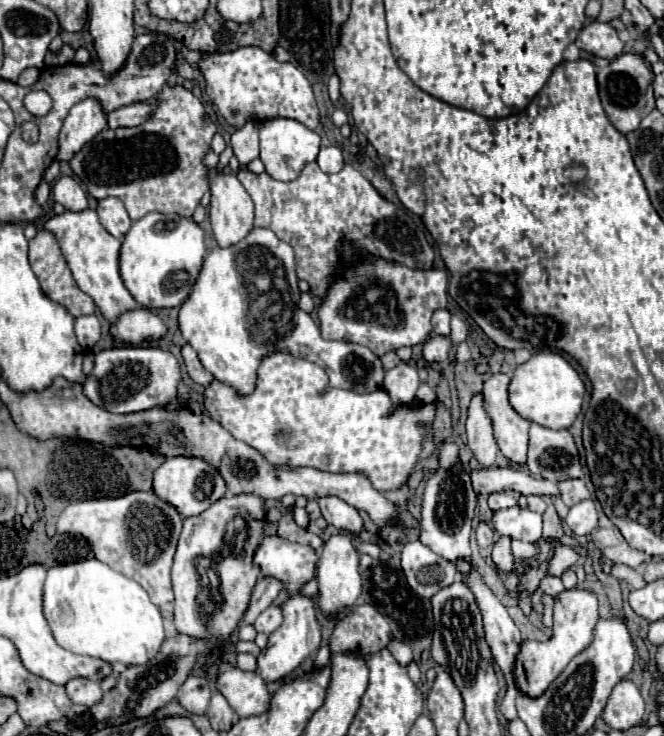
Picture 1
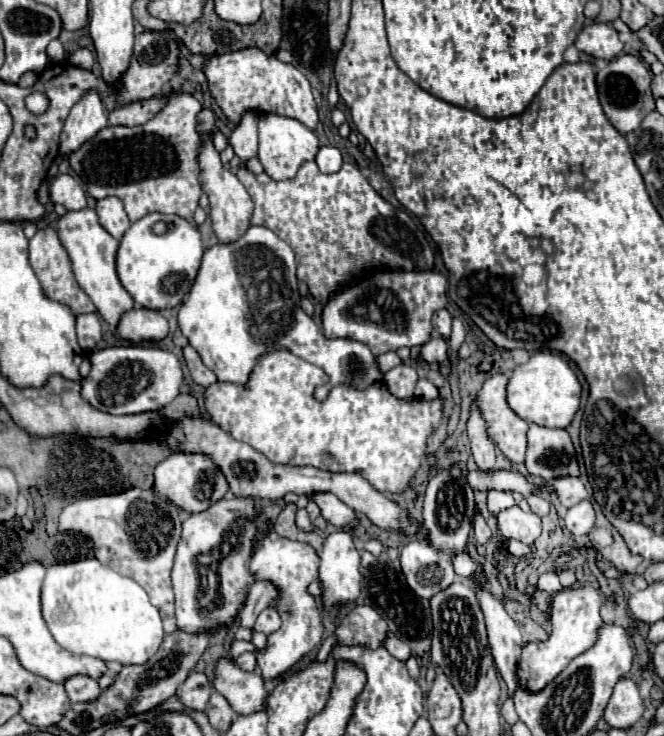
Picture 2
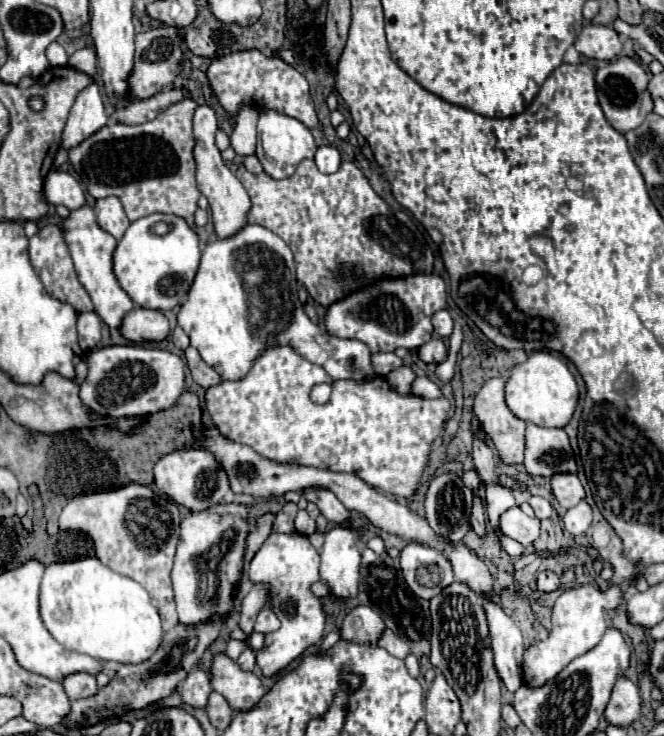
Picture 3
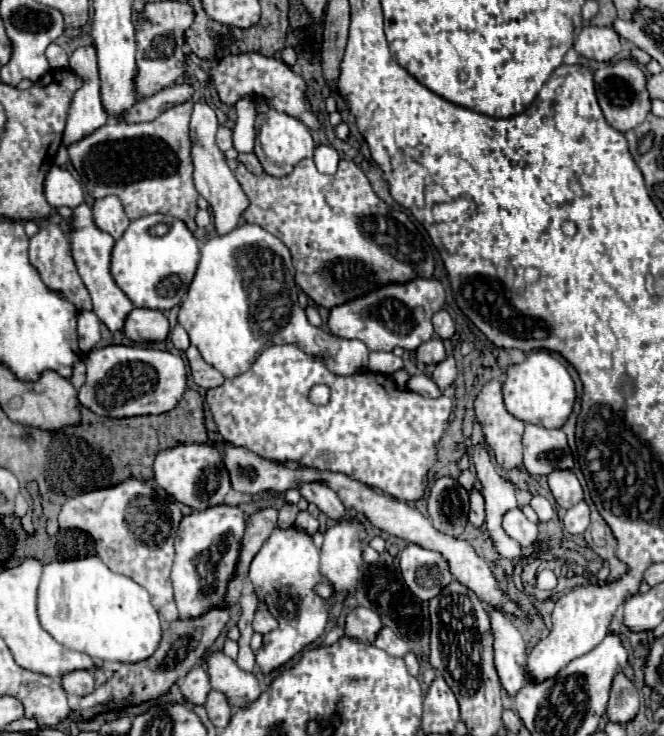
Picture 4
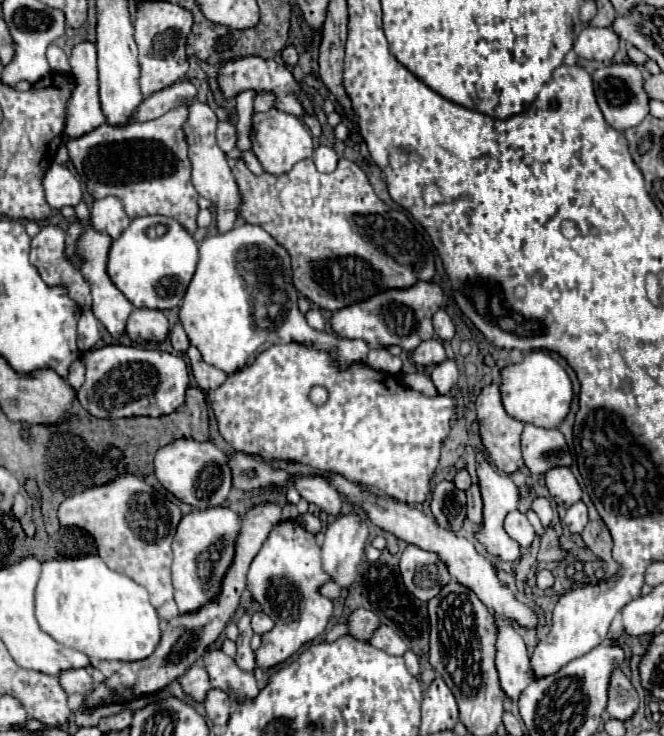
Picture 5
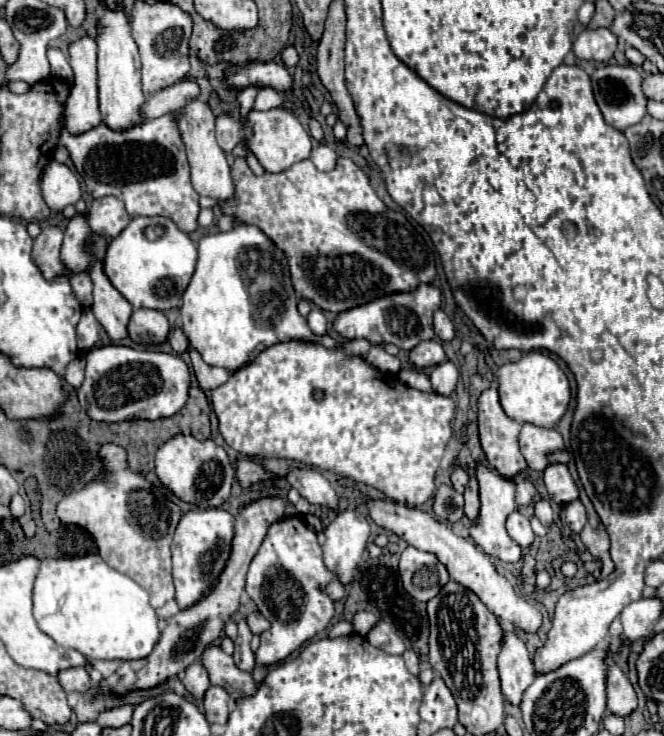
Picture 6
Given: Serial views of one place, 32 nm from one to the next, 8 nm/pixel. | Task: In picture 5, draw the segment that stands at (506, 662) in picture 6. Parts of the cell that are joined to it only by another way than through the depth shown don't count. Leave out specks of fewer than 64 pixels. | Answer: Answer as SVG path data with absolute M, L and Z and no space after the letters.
M496 618L496 626L498 626L496 668L500 674L500 686L504 694L516 702L516 698L520 698L528 682L532 682L532 678L536 676L532 674L528 650L520 634L502 618Z

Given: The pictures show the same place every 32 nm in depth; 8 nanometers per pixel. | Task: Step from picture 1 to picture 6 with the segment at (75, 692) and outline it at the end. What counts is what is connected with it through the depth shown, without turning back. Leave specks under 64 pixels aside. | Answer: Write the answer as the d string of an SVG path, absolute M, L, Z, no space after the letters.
M78 666L78 668L66 668L66 670L60 670L58 672L58 682L60 686L66 690L66 692L86 692L92 684L90 684L90 676L86 672L84 666Z

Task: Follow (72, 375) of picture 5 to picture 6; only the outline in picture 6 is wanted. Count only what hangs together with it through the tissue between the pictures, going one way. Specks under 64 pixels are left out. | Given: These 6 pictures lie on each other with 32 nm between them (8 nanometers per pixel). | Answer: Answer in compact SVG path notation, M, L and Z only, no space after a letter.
M76 358L76 360L72 360L72 362L66 366L64 380L66 380L70 386L74 386L74 388L78 388L78 386L82 384L82 380L84 380L84 358Z

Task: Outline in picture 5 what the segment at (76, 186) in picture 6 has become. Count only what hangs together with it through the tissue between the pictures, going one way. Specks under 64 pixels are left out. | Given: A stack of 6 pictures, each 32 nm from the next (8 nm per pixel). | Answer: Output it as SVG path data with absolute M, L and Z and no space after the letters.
M50 164L50 168L44 174L42 186L46 192L46 202L54 210L60 210L64 206L76 206L82 200L80 182L62 164Z

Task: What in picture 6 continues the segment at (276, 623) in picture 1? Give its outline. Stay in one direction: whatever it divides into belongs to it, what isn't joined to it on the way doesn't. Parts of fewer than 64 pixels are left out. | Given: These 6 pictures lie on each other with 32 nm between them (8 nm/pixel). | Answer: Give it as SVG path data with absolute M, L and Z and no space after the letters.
M250 612L248 616L246 616L246 622L248 622L248 628L252 630L252 634L262 634L270 624L262 618L262 614L260 612Z

